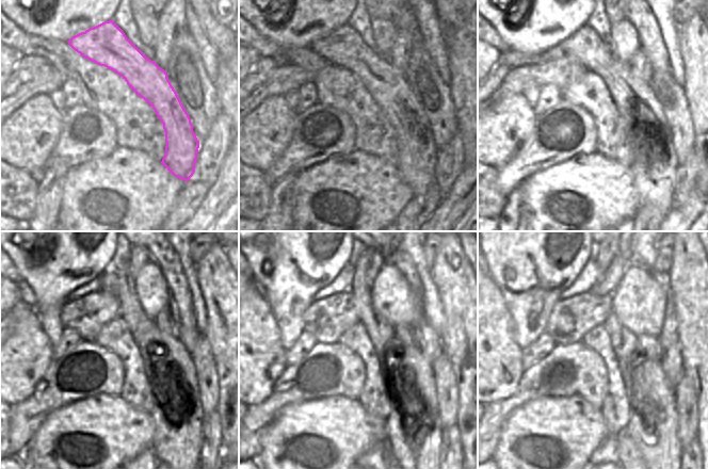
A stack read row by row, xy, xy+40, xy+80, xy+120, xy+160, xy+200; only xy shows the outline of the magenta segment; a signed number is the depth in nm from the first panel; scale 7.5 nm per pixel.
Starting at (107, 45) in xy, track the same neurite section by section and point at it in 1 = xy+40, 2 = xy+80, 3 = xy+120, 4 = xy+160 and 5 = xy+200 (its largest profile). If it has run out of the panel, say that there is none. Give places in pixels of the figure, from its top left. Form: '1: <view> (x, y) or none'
1: xy+40 (416, 162)
2: xy+80 (654, 170)
3: xy+120 (177, 415)
4: xy+160 (413, 431)
5: xy+200 (653, 423)

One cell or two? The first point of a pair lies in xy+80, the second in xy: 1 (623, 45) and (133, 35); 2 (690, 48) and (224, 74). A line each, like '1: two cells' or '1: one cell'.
1: two cells
2: one cell

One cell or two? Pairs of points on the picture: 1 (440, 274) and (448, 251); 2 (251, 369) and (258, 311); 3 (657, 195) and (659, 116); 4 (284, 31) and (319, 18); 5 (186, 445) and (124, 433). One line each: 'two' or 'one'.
1: one
2: one
3: one
4: one
5: two

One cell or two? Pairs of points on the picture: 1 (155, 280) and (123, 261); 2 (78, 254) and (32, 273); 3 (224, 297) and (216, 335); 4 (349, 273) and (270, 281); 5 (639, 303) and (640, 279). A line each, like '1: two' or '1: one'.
1: two
2: one
3: one
4: two
5: one

